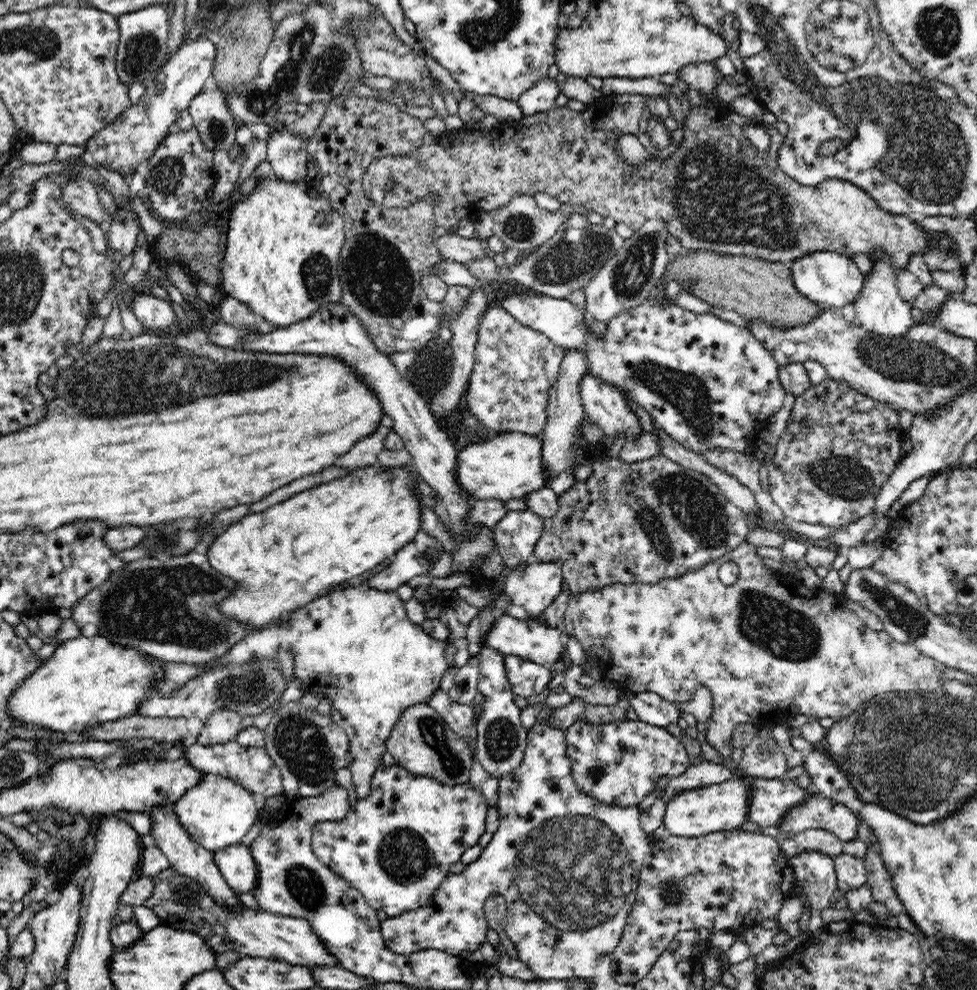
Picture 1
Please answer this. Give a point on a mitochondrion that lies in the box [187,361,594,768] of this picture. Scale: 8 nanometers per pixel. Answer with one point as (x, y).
(248, 689)

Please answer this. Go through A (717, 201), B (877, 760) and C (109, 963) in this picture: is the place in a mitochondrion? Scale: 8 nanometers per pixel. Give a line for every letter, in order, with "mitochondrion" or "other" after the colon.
A: mitochondrion
B: mitochondrion
C: other

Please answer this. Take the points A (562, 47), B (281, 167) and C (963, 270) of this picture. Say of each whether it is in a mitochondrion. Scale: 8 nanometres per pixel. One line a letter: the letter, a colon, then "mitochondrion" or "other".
A: other
B: other
C: other

